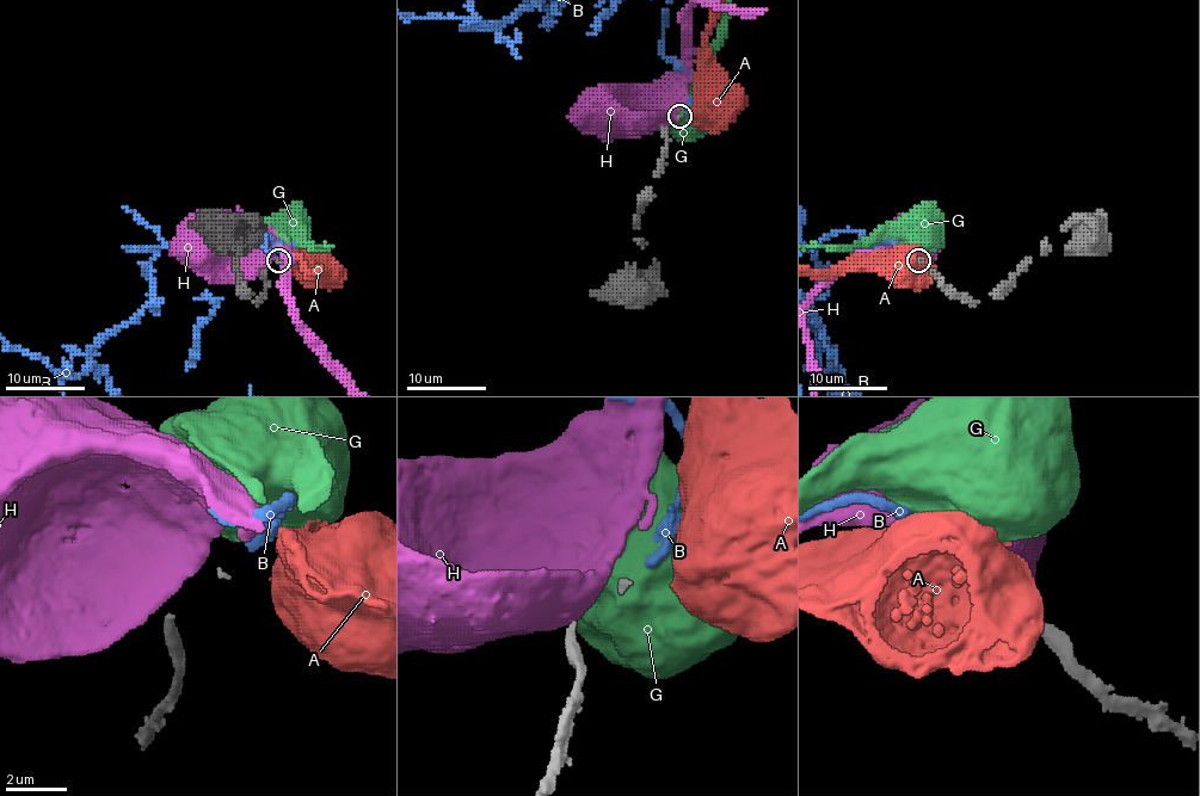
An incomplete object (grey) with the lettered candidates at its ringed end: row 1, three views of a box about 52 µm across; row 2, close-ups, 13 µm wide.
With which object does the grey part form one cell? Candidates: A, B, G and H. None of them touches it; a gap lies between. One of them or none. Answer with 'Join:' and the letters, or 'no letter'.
Join: B

